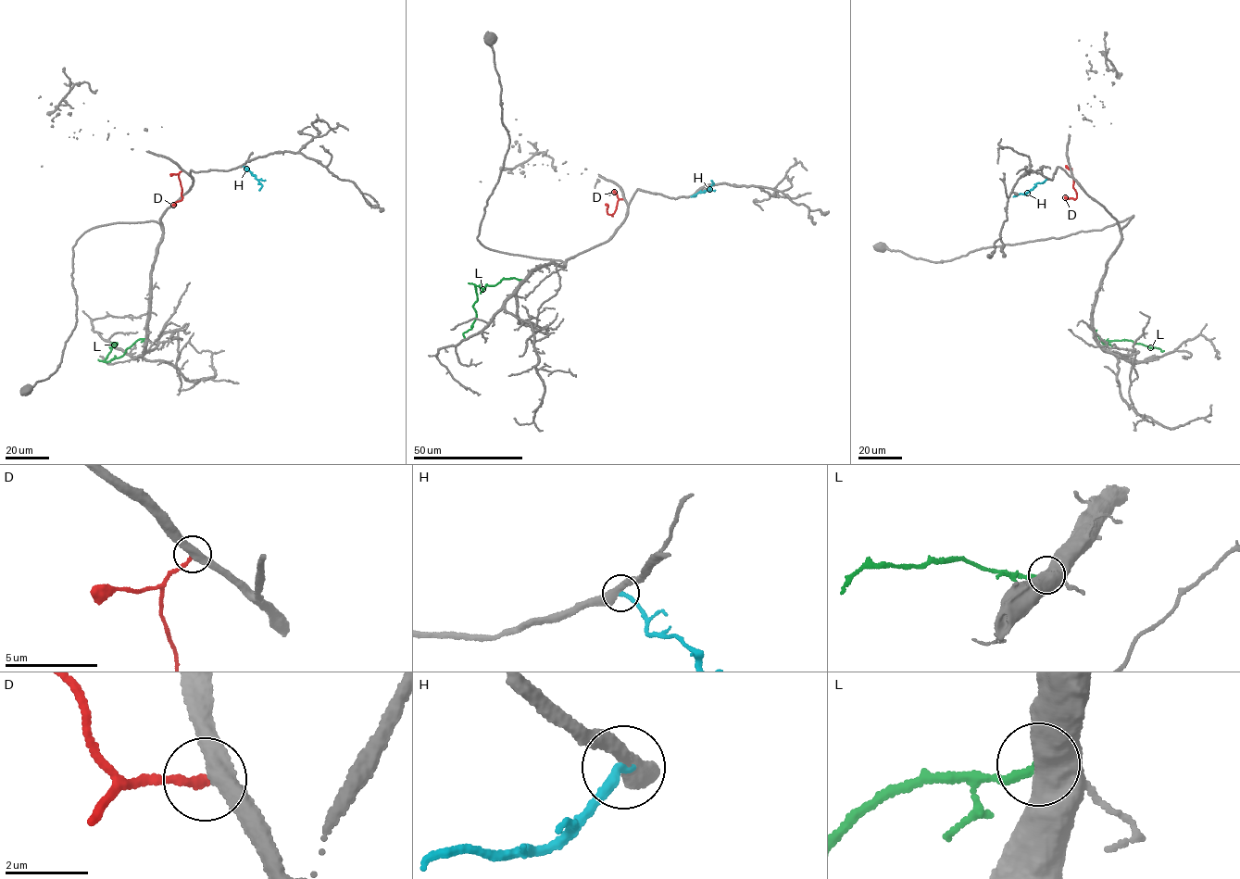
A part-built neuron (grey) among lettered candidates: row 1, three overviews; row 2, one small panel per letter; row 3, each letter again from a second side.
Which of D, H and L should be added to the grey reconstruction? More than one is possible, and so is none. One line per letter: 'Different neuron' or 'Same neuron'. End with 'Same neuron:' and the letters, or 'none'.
D: Different neuron
H: Different neuron
L: Different neuron
Same neuron: none

